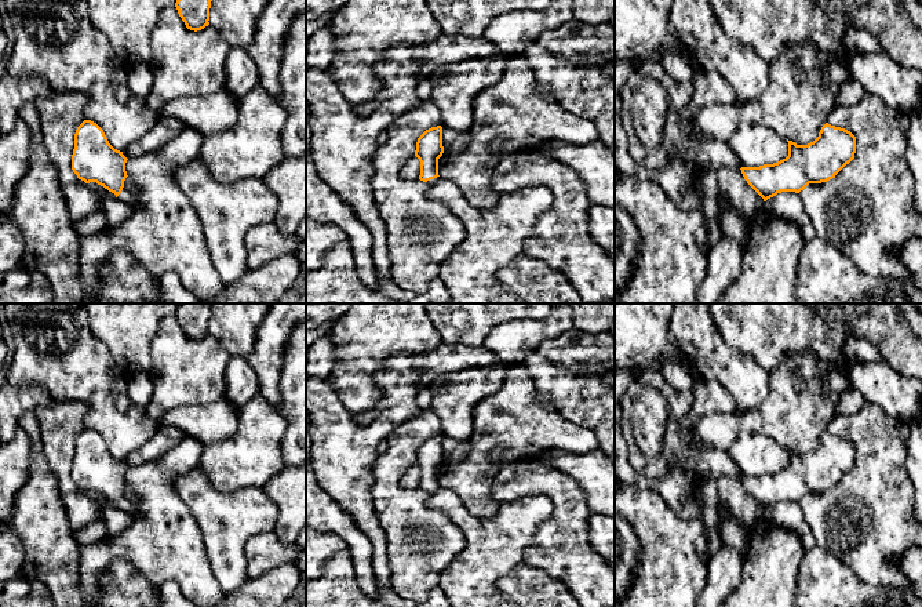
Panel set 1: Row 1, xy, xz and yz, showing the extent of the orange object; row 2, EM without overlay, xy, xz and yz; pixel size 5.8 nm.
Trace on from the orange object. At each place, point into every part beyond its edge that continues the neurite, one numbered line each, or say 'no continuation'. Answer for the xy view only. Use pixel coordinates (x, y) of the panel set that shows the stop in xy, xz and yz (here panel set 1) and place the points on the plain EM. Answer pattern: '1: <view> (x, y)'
1: xy (126, 505)

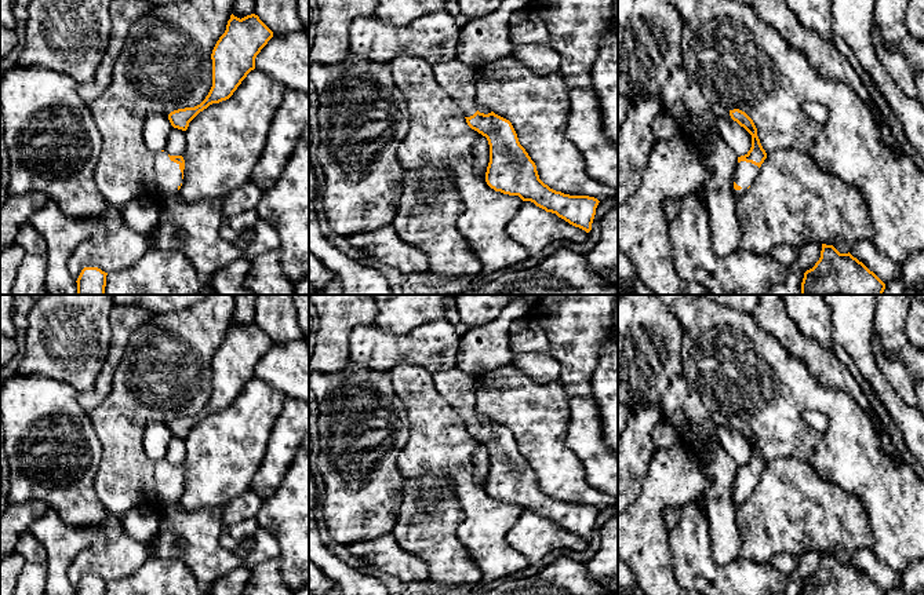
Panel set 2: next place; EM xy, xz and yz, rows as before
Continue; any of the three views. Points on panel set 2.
1: xy (168, 485)

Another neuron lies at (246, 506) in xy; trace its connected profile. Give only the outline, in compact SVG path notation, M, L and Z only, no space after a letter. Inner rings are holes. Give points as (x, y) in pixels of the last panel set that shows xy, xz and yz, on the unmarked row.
M250 489L244 494L228 503L223 507L225 526L229 528L241 521L255 518L262 505L262 501L263 500Z

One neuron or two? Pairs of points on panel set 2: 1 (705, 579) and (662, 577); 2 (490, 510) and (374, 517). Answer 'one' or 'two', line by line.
1: two
2: two

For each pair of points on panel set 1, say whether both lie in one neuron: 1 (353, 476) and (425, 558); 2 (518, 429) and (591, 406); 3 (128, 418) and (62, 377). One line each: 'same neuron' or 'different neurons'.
1: different neurons
2: different neurons
3: same neuron

